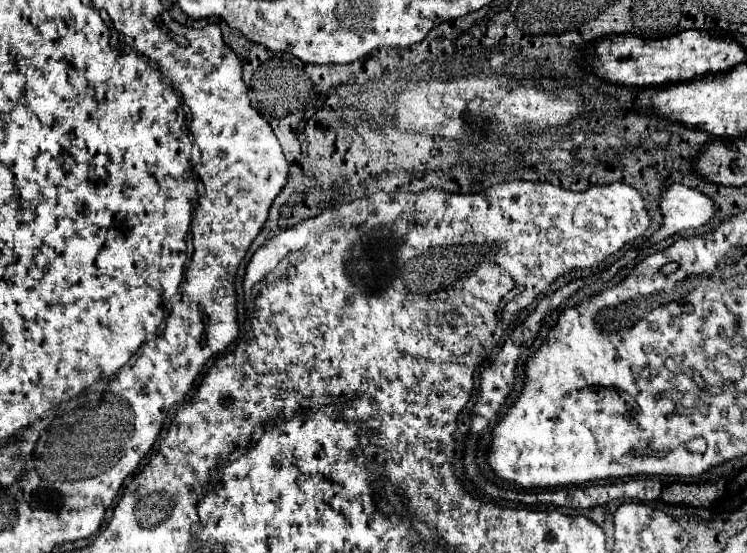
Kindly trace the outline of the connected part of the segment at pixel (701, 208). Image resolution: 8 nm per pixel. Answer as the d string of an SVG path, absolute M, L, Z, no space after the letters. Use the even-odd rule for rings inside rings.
M674 183L660 197L660 211L664 223L660 231L650 237L651 245L660 243L666 237L680 233L684 229L698 229L706 225L714 217L716 205L704 193Z

